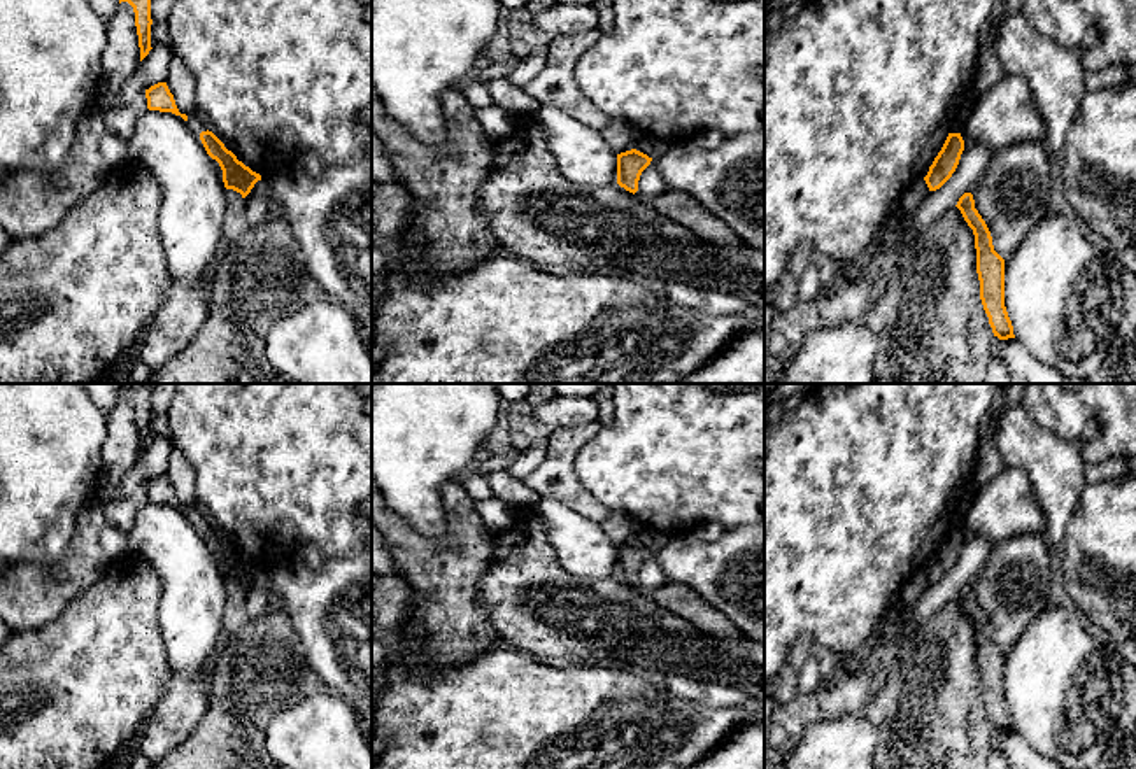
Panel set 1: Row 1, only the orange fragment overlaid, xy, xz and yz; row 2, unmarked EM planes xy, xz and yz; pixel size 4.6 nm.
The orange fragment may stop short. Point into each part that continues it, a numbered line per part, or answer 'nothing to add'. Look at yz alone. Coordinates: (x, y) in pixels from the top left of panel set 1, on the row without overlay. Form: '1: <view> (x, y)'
nothing to add

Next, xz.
nothing to add

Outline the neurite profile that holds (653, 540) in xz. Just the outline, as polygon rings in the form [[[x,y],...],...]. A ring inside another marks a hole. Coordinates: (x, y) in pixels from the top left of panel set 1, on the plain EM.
[[[640,529],[640,533],[638,533],[635,541],[643,545],[643,547],[647,547],[652,552],[657,552],[670,540],[671,540],[670,534],[654,533],[650,529]]]

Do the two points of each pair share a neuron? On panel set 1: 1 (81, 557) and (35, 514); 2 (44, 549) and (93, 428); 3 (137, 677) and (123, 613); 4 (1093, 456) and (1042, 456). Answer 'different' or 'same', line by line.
1: different
2: same
3: same
4: different

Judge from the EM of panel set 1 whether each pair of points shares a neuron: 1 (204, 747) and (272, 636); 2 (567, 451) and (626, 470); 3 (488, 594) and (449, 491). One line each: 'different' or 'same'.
1: same
2: different
3: different

